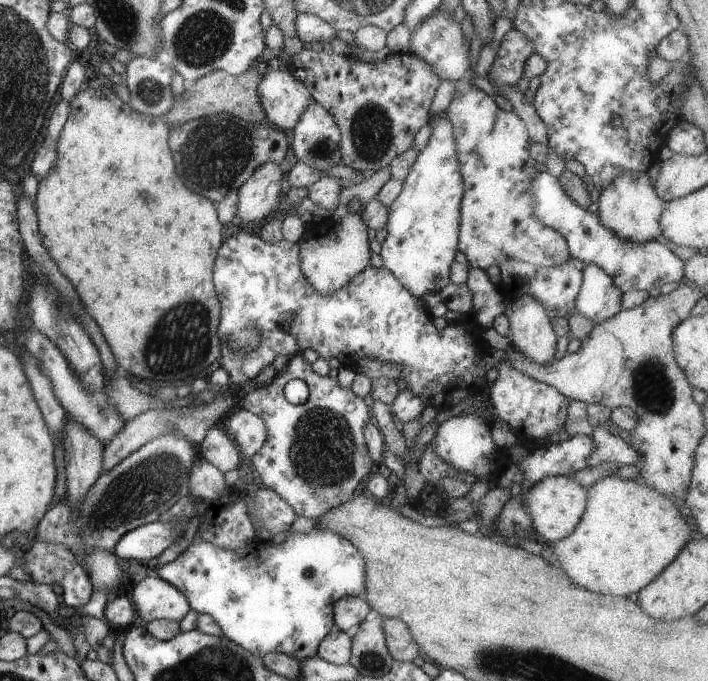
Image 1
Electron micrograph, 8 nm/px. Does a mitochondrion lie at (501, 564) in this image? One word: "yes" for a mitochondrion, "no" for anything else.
no

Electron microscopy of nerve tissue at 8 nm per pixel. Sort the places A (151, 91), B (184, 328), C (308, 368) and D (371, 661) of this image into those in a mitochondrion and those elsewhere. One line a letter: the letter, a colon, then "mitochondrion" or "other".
A: mitochondrion
B: mitochondrion
C: other
D: mitochondrion

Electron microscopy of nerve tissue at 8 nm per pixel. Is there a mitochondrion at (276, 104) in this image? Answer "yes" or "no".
no

